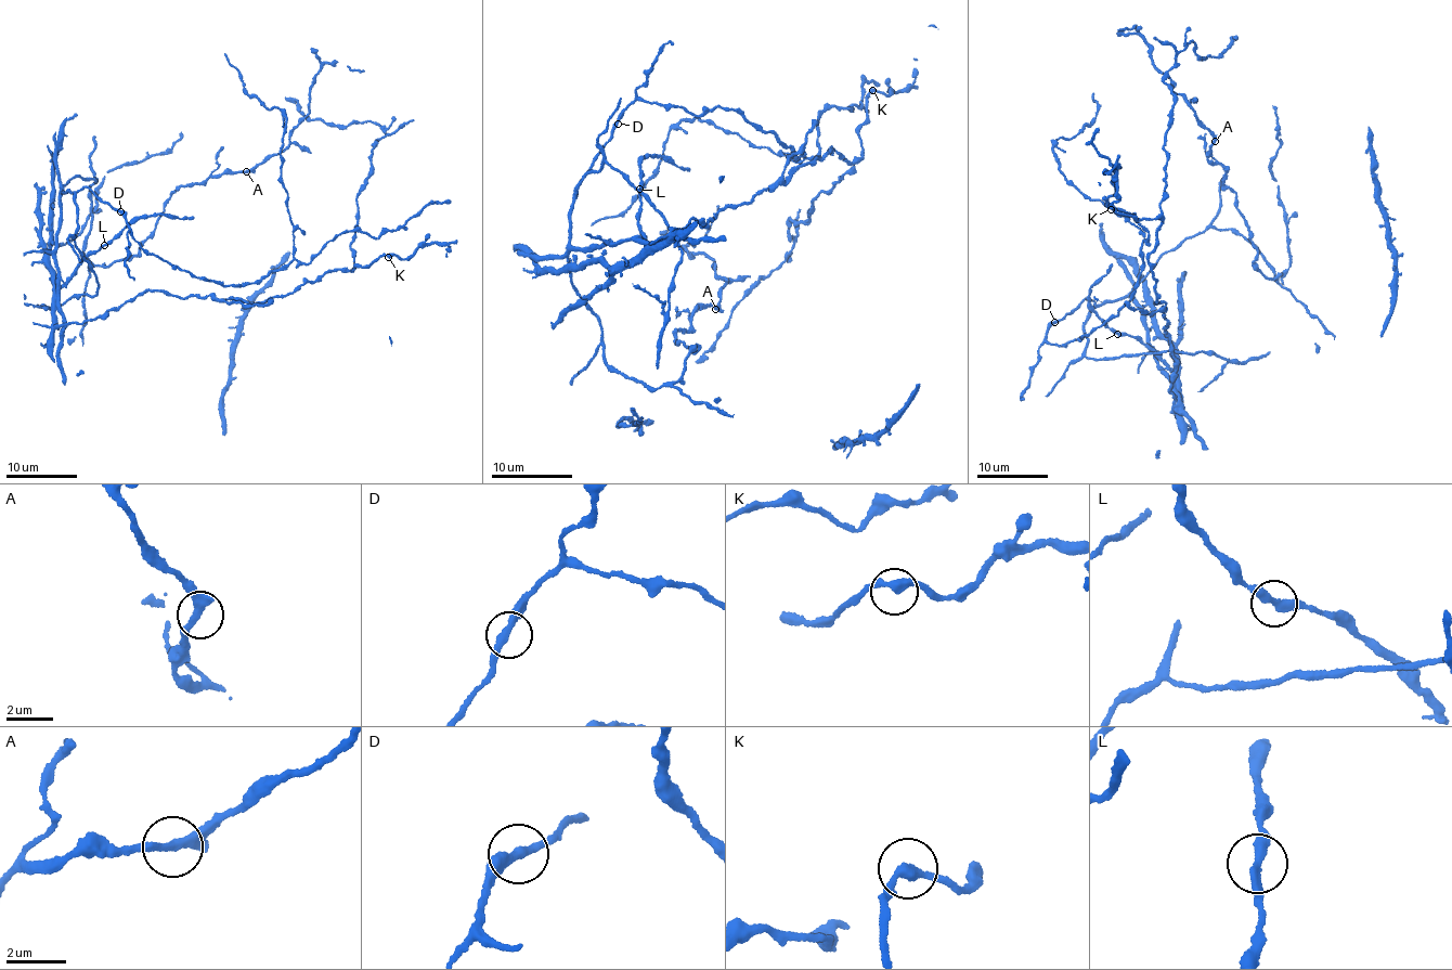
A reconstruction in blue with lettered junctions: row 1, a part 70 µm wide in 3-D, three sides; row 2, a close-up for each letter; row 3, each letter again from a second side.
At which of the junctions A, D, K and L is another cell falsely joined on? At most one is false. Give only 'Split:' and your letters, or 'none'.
Split: none

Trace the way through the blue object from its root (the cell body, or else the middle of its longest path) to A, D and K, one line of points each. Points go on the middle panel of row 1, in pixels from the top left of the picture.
A: (573, 251), (601, 358), (652, 388), (697, 350), (675, 344), (695, 308), (715, 309)
D: (573, 251), (569, 216), (577, 188), (618, 124)
K: (573, 251), (656, 242), (691, 219), (704, 225), (831, 149), (854, 163), (872, 90)

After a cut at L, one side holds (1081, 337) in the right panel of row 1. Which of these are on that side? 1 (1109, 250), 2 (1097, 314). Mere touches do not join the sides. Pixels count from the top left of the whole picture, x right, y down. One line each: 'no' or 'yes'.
1: yes
2: no

